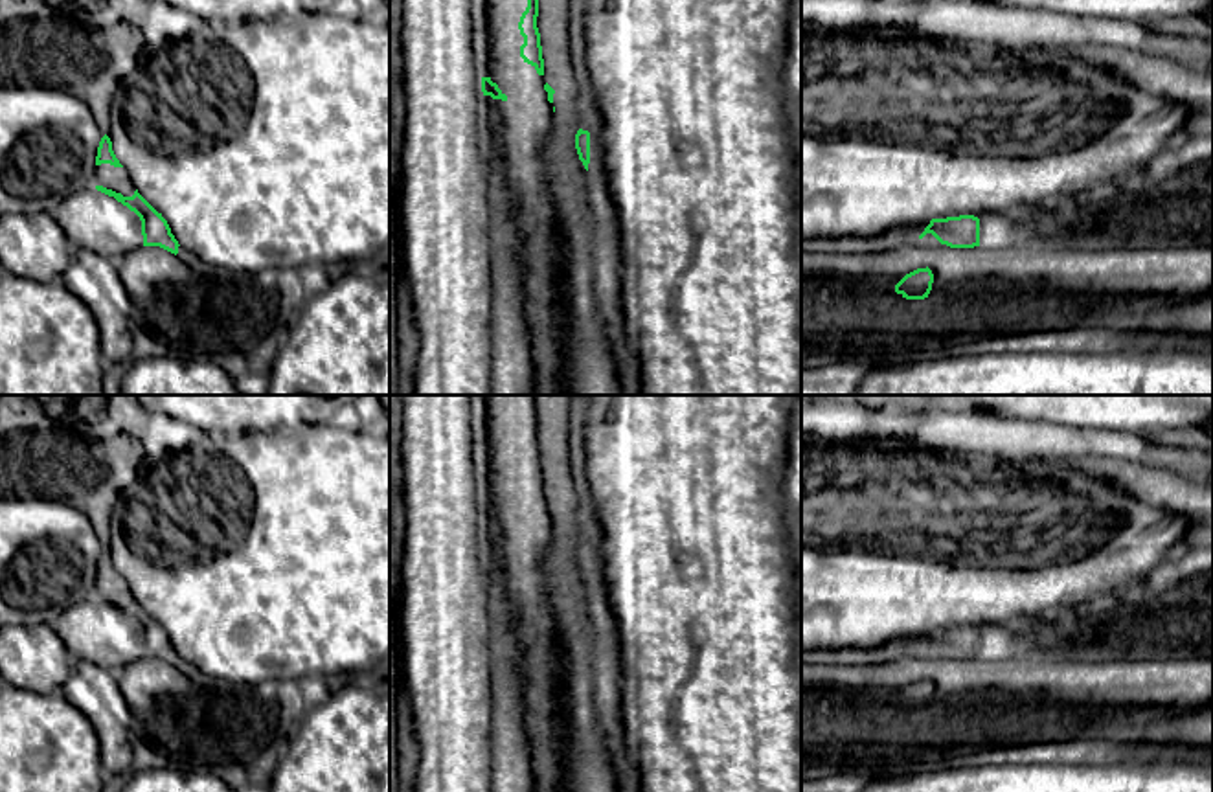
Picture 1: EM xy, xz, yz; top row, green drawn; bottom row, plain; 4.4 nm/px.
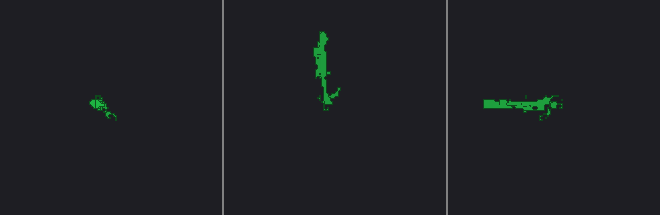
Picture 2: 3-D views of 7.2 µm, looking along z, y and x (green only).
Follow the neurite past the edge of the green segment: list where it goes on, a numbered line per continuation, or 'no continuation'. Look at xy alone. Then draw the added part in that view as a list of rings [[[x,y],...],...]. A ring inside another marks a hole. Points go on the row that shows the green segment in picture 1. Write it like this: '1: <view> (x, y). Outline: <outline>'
1: xy (90, 219). Outline: [[[96,187],[72,193],[51,215],[74,248],[116,259],[143,246],[140,217]]]

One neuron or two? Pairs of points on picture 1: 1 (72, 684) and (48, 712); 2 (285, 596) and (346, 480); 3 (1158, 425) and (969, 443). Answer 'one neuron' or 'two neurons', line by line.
1: two neurons
2: one neuron
3: one neuron

